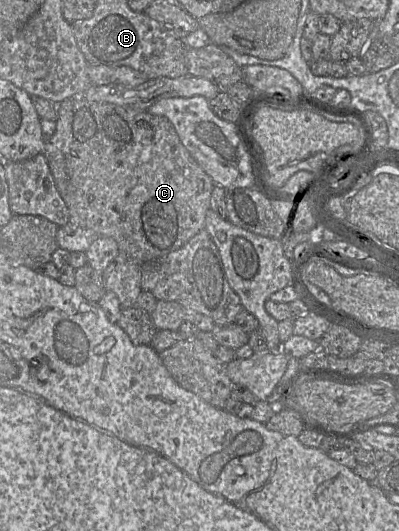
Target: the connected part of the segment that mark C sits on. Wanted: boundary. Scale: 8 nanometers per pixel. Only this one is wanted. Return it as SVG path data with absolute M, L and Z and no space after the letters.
M75 96L57 105L56 129L54 134L45 140L43 154L47 160L55 185L68 208L68 224L78 226L95 237L113 238L118 245L121 257L138 265L143 265L178 250L193 236L205 229L205 217L210 209L210 198L215 183L199 166L186 147L182 144L175 128L168 119L156 116L147 110L106 102L93 102Z

